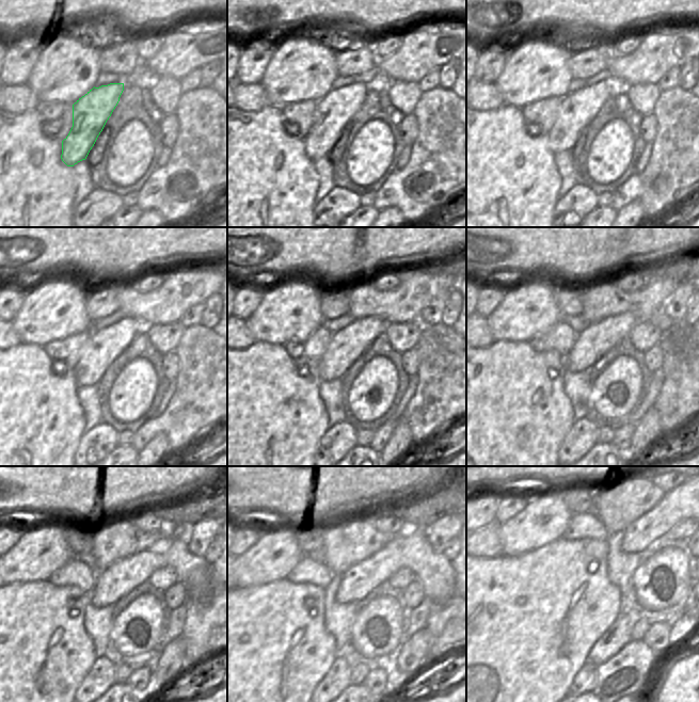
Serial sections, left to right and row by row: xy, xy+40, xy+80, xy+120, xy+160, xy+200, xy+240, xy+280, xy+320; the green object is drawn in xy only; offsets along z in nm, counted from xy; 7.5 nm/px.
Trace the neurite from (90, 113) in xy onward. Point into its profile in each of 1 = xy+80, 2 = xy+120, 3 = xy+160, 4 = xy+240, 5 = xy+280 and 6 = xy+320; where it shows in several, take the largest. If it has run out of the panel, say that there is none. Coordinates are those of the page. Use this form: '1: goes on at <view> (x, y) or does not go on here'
1: goes on at xy+80 (577, 109)
2: goes on at xy+120 (102, 347)
3: goes on at xy+160 (348, 345)
4: goes on at xy+240 (112, 584)
5: goes on at xy+280 (411, 548)
6: goes on at xy+320 (683, 501)

